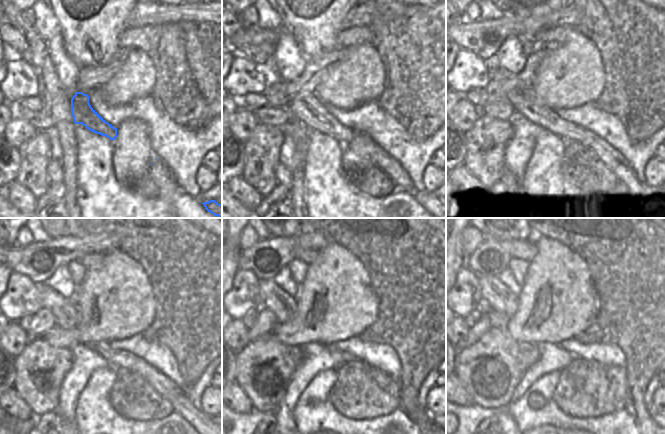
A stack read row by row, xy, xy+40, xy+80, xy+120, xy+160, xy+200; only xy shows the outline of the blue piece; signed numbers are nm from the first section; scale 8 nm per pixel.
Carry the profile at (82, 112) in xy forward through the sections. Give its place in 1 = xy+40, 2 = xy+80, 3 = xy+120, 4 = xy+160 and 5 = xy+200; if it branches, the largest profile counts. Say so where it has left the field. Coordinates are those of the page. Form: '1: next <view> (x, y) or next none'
1: next xy+40 (305, 106)
2: next xy+80 (523, 99)
3: next xy+120 (165, 387)
4: next xy+160 (273, 298)
5: next xy+200 (496, 296)

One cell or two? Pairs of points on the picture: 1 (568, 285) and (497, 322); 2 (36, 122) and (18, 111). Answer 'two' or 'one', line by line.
1: two
2: one

